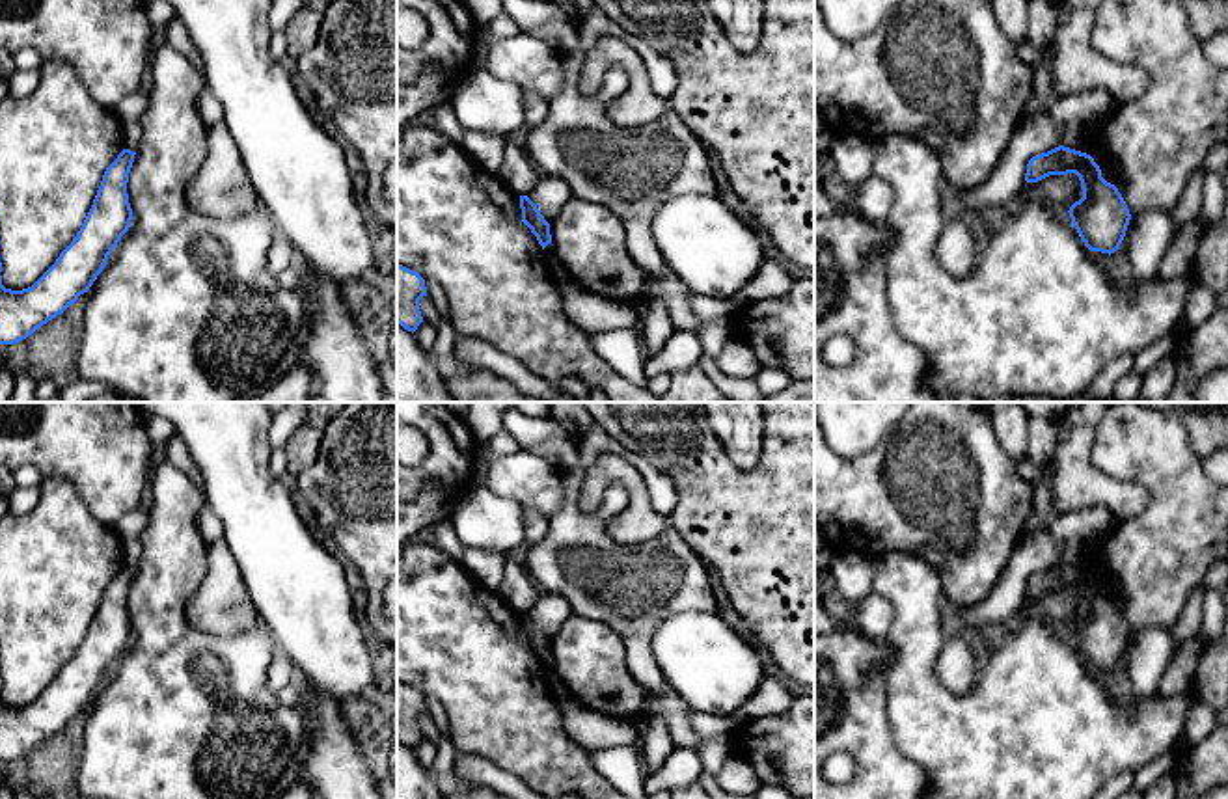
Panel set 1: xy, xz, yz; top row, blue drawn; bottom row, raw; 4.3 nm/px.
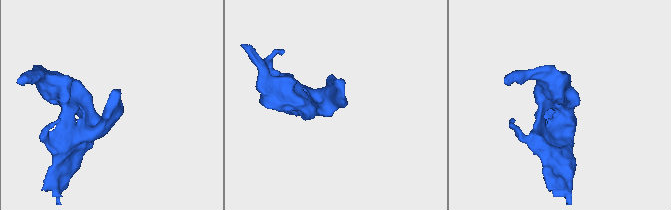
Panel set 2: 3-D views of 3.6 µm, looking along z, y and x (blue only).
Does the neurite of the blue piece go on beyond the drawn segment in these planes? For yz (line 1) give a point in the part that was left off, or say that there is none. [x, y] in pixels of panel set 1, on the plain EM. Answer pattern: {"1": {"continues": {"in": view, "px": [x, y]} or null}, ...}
{"1": {"continues": null}}

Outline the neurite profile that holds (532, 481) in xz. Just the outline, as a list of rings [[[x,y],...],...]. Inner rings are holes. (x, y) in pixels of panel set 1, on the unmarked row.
[[[525,449],[492,458],[484,486],[496,495],[539,510],[546,520],[557,512],[565,490],[561,471]]]

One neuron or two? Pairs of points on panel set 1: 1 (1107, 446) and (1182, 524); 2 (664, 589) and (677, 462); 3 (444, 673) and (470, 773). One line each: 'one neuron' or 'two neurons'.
1: one neuron
2: two neurons
3: two neurons

